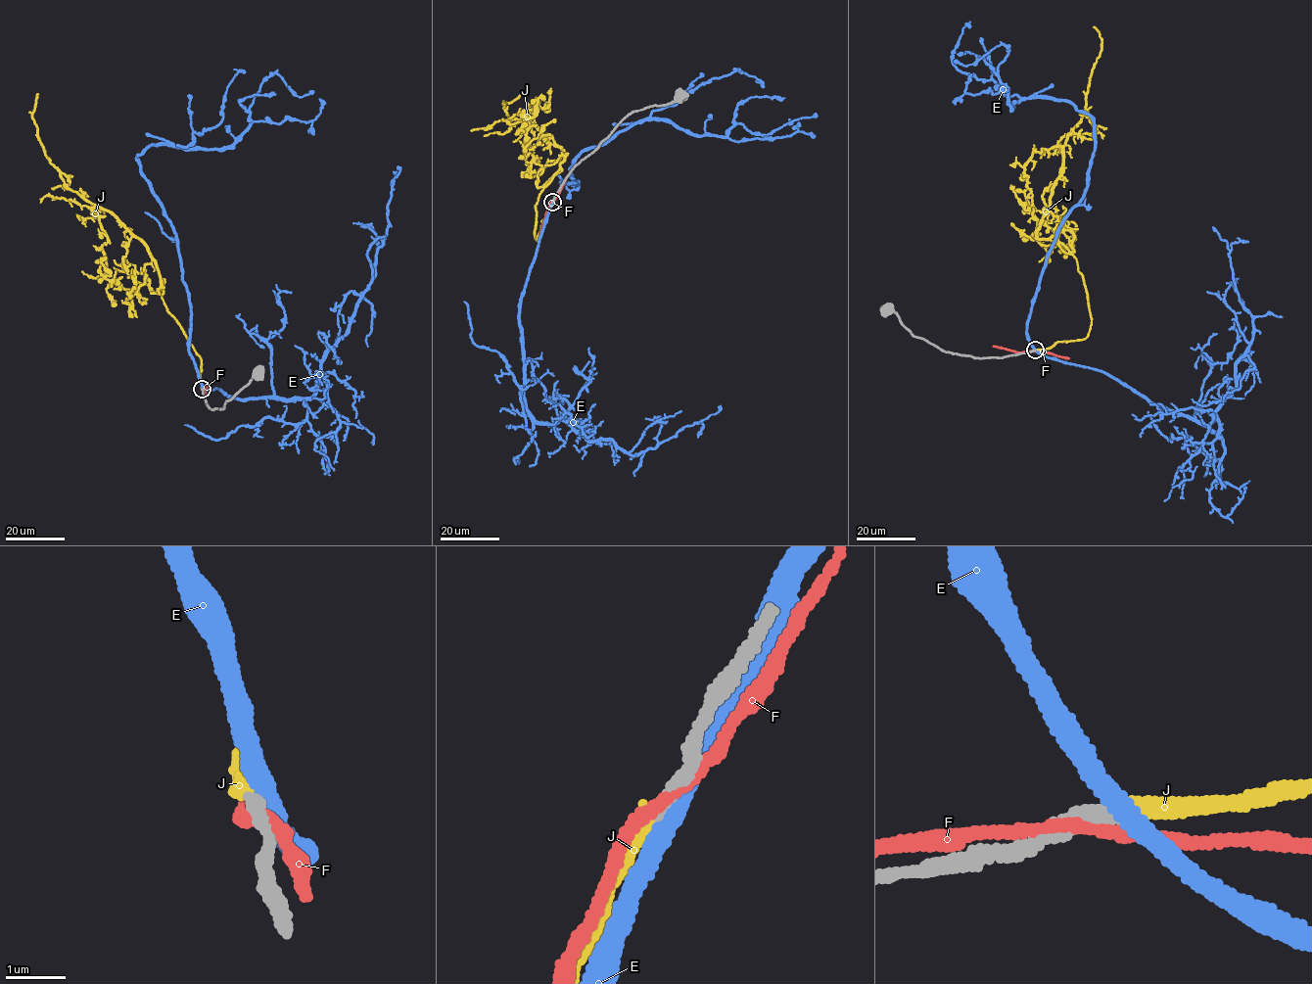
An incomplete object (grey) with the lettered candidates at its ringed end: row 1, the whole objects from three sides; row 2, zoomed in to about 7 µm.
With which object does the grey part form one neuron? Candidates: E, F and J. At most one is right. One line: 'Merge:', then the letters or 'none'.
Merge: J

